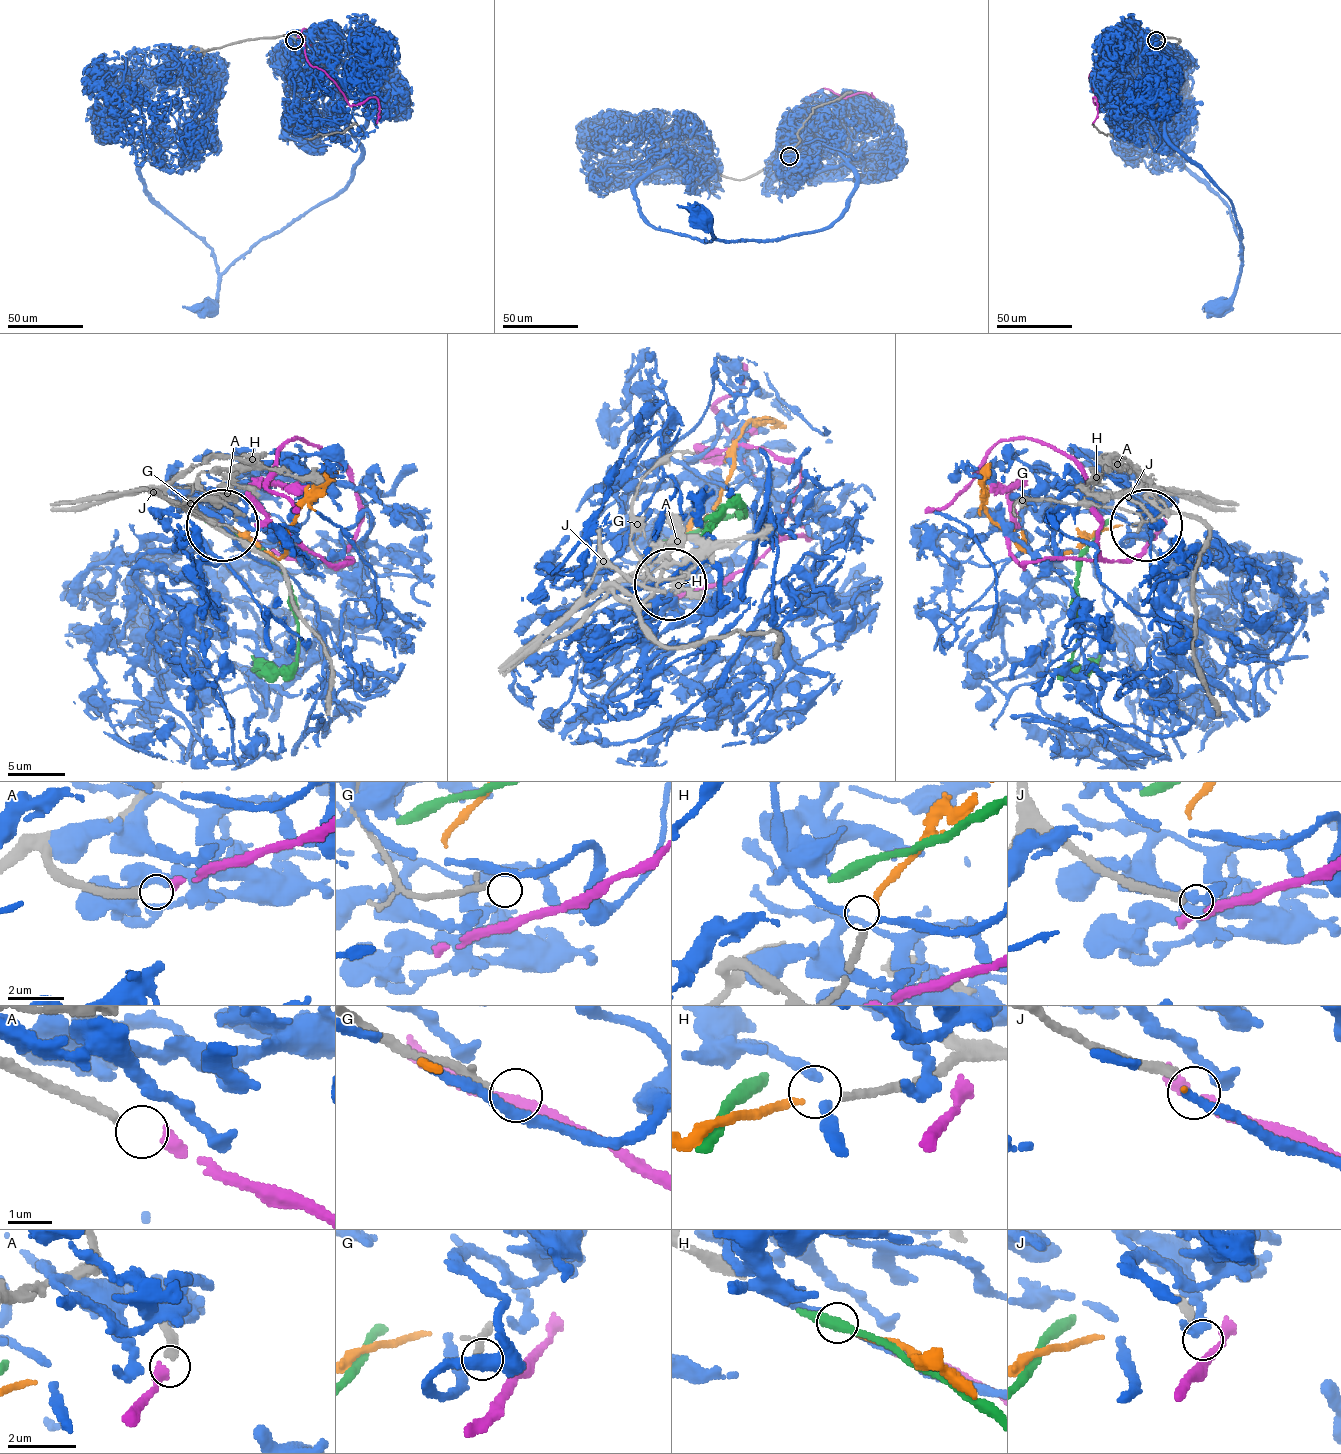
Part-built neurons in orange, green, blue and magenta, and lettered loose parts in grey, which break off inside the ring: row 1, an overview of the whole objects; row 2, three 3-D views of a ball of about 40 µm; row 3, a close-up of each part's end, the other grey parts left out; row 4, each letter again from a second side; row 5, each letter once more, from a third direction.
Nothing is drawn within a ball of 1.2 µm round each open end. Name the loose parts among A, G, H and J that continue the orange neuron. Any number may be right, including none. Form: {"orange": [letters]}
{"orange": ["H"]}

